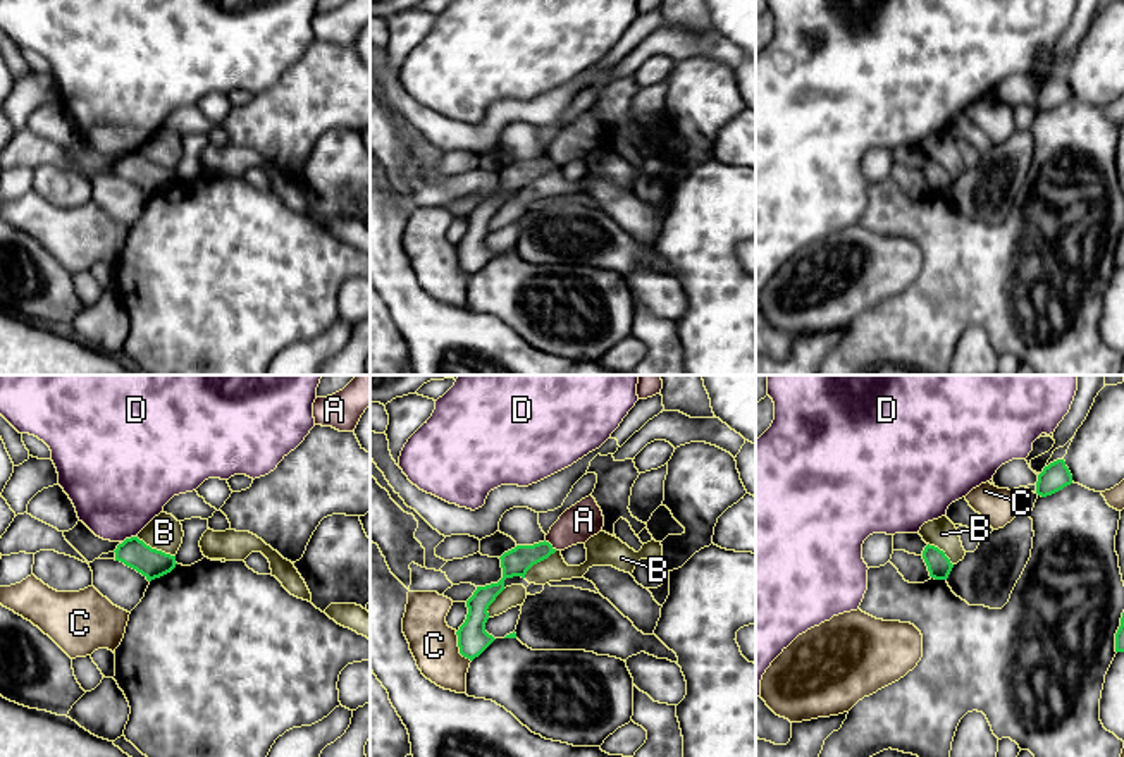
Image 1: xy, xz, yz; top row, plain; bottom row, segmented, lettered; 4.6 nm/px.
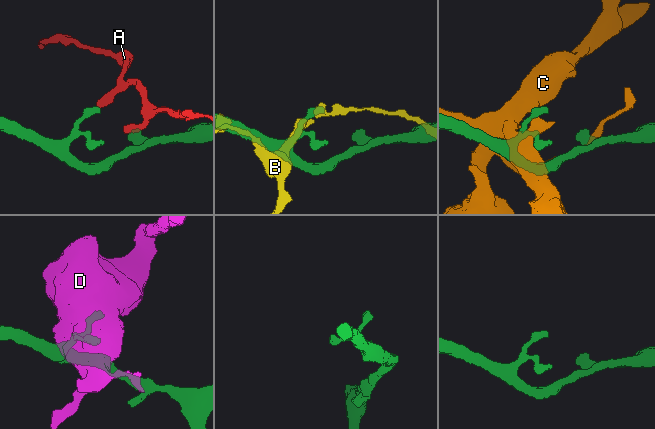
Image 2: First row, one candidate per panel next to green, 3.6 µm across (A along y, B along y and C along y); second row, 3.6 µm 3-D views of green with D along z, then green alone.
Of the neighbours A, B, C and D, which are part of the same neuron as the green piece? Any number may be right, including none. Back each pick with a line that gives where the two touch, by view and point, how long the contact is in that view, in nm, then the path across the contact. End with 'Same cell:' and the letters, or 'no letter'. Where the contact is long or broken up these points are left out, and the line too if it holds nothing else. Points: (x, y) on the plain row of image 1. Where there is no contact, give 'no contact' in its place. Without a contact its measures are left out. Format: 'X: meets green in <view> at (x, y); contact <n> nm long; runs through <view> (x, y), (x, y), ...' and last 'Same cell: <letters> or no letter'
Same cell: no letter

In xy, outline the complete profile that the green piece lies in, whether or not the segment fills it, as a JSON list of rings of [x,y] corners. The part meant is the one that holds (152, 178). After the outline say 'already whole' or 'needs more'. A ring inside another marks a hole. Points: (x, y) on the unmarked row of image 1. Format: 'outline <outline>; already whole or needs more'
outline [[[138,151],[126,153],[117,160],[115,175],[141,188],[148,196],[170,188],[176,182],[176,170],[151,163]]]; already whole

